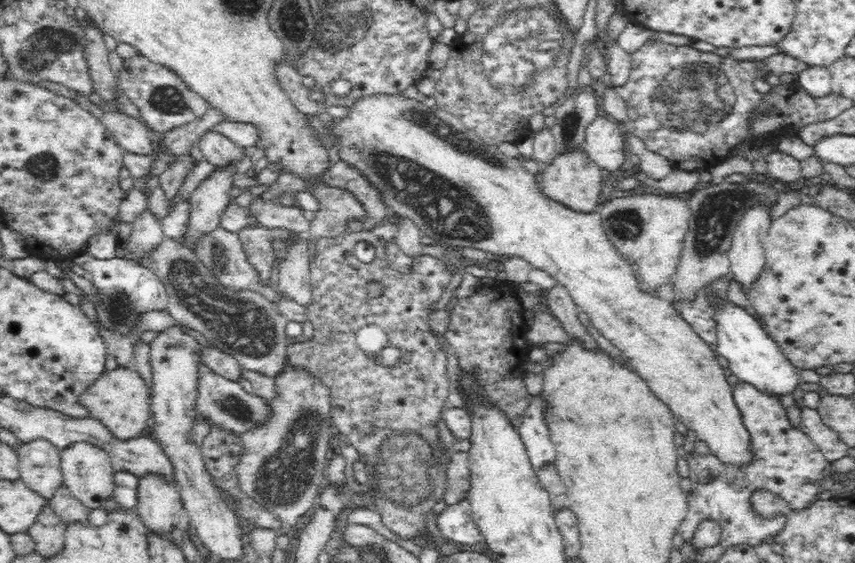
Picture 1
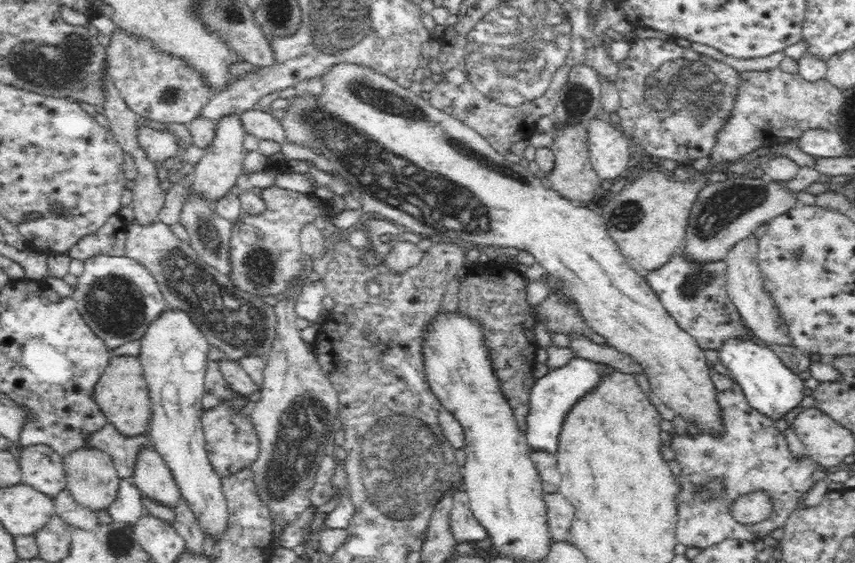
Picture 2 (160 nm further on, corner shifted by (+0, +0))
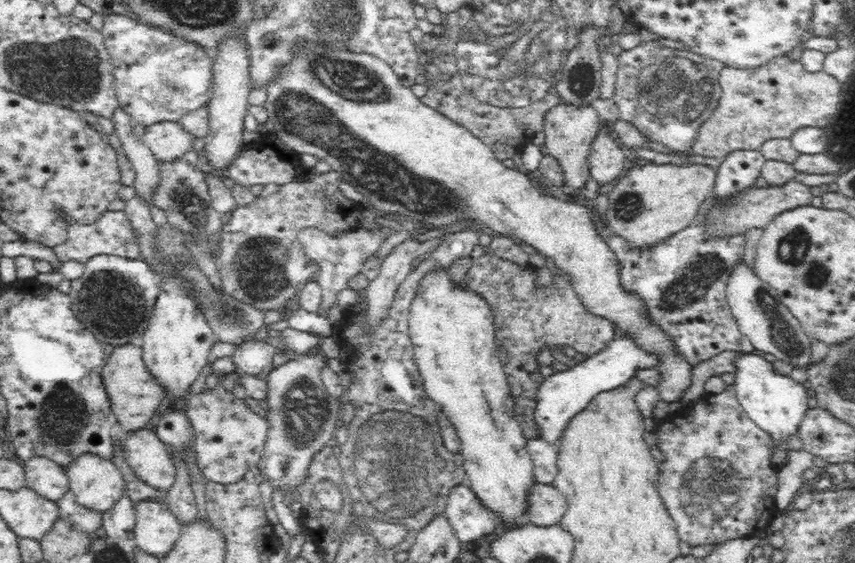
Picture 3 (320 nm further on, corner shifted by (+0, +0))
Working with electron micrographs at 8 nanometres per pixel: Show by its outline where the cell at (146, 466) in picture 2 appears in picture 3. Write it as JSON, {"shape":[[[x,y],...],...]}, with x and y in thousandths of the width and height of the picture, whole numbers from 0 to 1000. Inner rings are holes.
{"shape":[[[177,762],[150,767],[145,790],[147,824],[157,842],[182,870],[199,872],[206,856],[206,828],[191,785]]]}

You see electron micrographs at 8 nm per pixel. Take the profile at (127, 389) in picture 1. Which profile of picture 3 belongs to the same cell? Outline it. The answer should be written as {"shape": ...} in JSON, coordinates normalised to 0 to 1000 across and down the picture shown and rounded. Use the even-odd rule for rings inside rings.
{"shape":[[[154,609],[138,615],[124,638],[124,650],[118,661],[118,677],[130,732],[149,769],[168,762],[180,732],[191,719],[192,707],[191,693],[181,682],[179,668],[171,655],[165,634],[165,616]]]}

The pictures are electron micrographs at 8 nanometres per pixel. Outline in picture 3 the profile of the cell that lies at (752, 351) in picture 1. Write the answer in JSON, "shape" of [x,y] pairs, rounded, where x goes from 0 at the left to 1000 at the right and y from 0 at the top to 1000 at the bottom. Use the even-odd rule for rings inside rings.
{"shape":[[[888,625],[861,632],[858,650],[861,650],[861,666],[857,687],[875,741],[889,760],[903,769],[903,776],[910,787],[920,785],[924,774],[931,774],[933,755],[946,726],[945,700],[938,680],[931,679],[924,668],[912,664],[912,659],[905,654],[903,638]]]}

